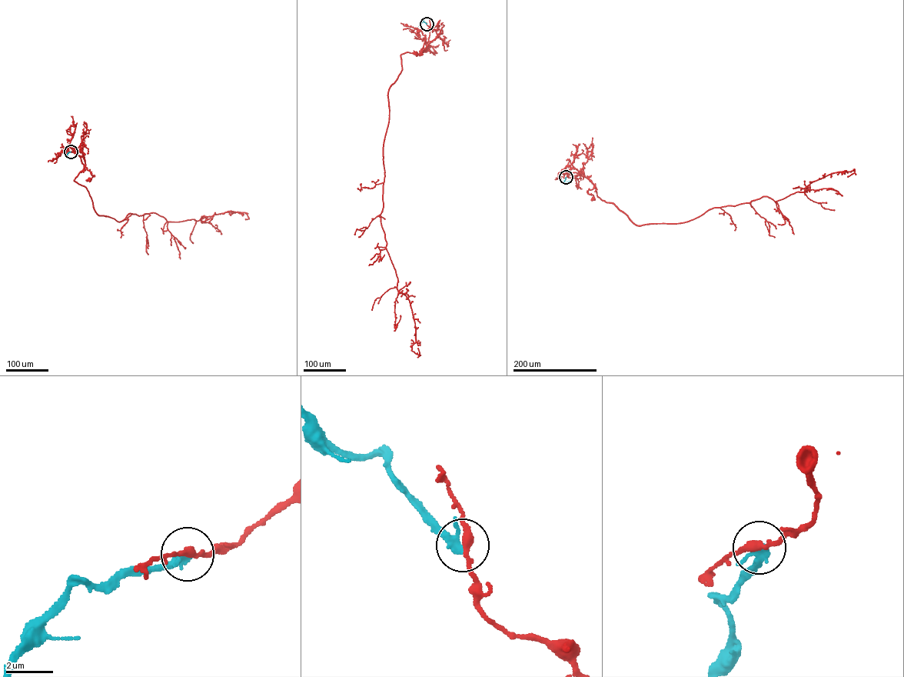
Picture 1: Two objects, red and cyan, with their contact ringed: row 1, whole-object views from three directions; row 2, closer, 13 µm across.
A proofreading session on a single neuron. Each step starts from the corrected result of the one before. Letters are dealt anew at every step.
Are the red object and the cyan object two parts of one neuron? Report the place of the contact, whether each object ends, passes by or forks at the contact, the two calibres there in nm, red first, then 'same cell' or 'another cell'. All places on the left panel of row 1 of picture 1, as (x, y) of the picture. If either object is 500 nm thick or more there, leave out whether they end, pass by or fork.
(71, 151) | red passes by | cyan ends | 260/380 nm | another cell

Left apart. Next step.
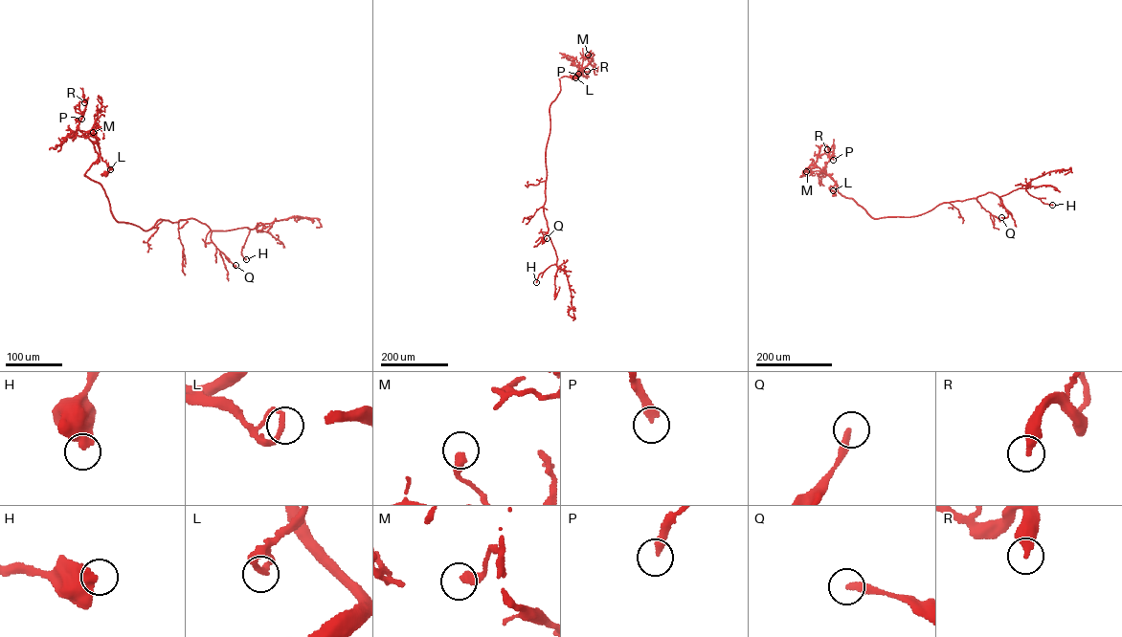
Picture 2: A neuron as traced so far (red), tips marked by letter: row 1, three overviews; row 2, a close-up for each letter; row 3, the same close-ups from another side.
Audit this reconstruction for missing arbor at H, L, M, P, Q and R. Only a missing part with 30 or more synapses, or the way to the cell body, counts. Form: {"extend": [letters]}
{"extend": []}

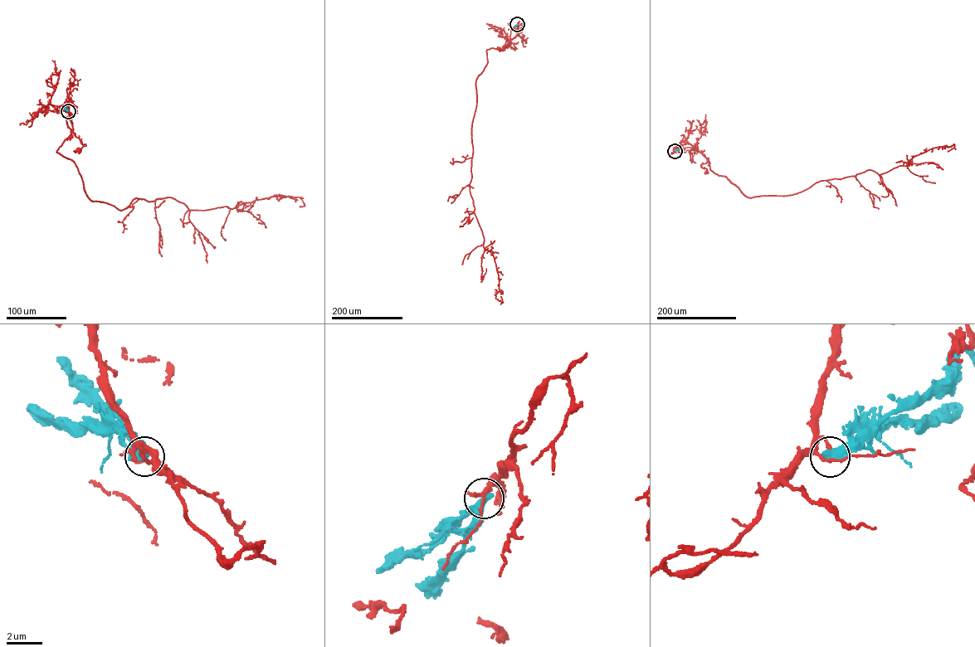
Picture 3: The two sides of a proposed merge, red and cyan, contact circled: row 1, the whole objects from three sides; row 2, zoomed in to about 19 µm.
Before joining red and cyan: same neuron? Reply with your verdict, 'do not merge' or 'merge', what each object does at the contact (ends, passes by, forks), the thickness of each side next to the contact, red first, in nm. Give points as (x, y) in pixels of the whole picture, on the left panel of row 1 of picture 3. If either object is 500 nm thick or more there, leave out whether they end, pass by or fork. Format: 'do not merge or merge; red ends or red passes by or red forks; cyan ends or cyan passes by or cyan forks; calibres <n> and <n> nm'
do not merge; red passes by; cyan passes by; calibres 140 and 400 nm

